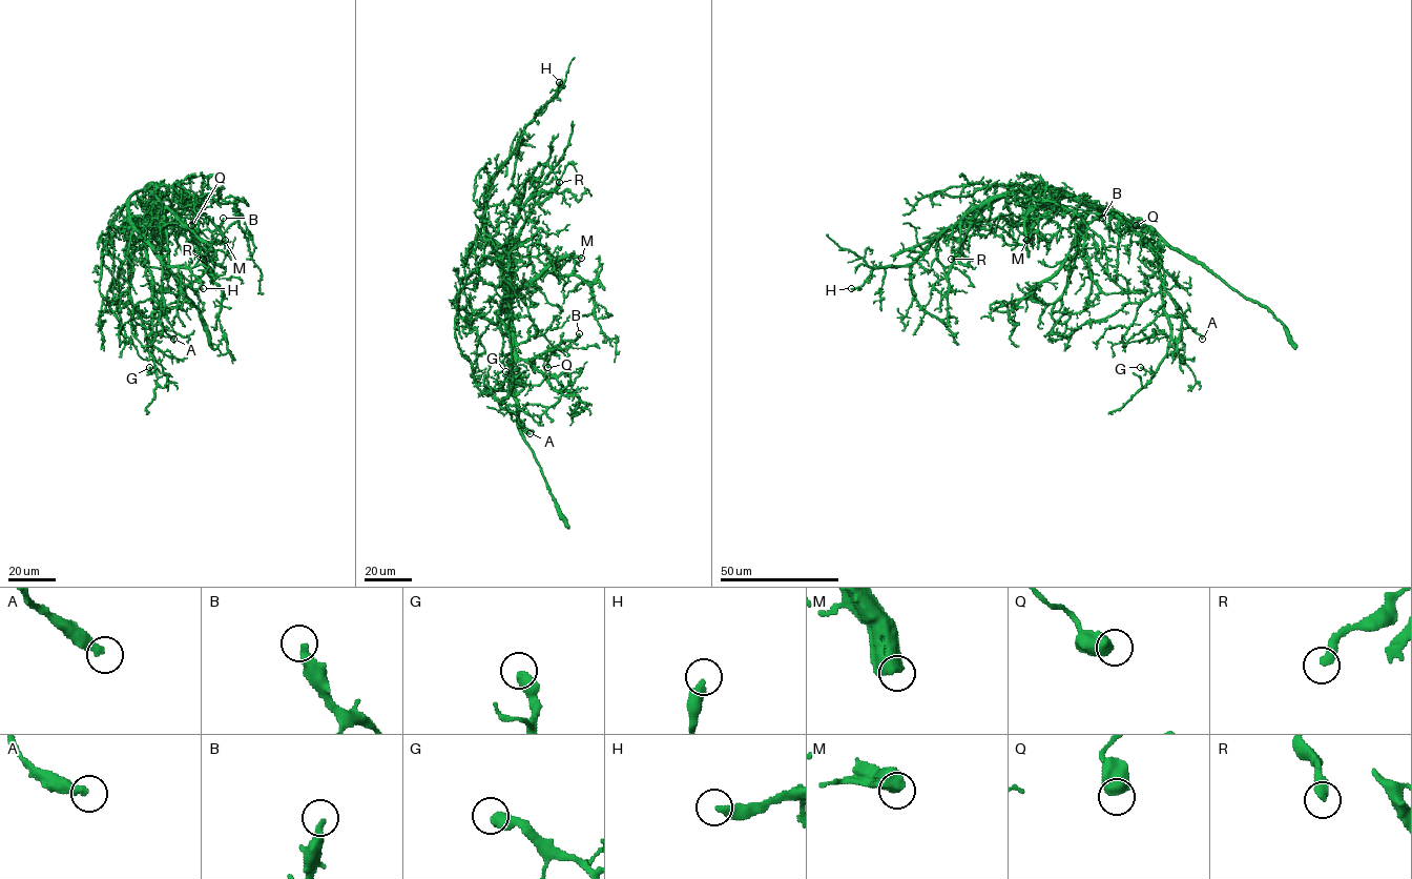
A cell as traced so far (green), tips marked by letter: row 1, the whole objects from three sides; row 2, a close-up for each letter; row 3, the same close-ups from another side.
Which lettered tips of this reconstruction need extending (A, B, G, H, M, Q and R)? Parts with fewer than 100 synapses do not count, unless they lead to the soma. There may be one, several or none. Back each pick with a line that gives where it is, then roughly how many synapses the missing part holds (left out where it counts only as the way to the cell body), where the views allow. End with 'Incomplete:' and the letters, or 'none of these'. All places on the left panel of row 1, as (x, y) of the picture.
M: Place: (225, 240). Roughly 600 synapses
Incomplete: M

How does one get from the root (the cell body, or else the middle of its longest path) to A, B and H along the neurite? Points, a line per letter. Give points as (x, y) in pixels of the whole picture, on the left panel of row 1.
A: (153, 200), (156, 232), (131, 254), (129, 295), (131, 305), (140, 314), (158, 317), (164, 331), (173, 339)
B: (153, 200), (162, 223), (190, 231), (213, 230), (223, 218)
H: (153, 200), (147, 190), (137, 191), (129, 199), (128, 215), (133, 227), (165, 265), (185, 267), (203, 288)

